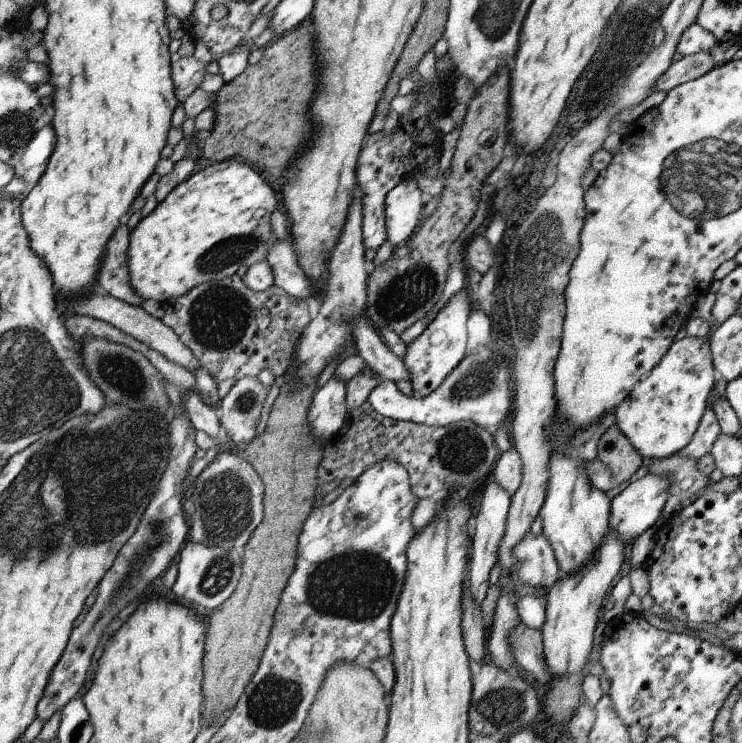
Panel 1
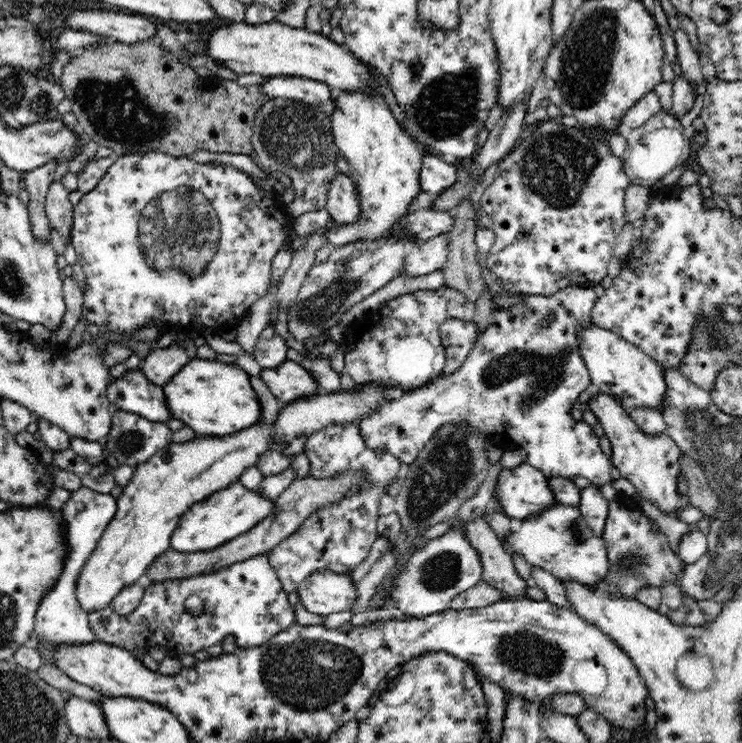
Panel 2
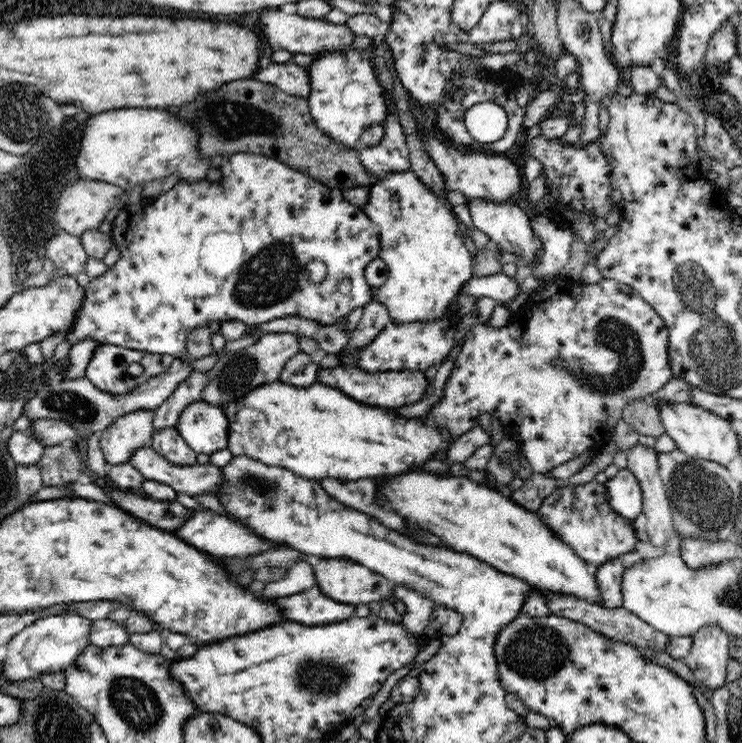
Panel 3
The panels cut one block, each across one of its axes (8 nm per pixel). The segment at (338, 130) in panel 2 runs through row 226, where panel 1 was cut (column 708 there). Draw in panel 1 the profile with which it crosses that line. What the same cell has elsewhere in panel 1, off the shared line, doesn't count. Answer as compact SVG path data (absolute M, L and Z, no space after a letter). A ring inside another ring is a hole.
M710 334L700 338L687 336L674 341L662 360L633 386L630 394L615 408L617 426L645 461L672 456L688 446L694 438L719 377L713 365L709 338Z

